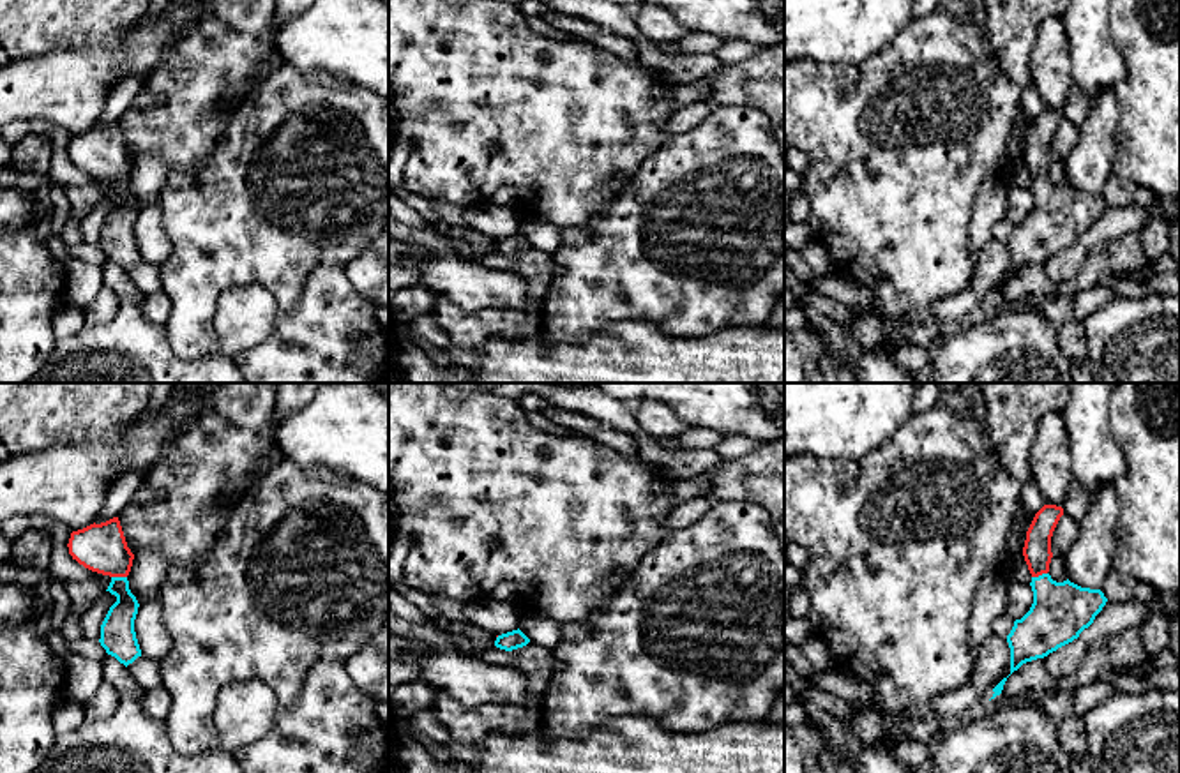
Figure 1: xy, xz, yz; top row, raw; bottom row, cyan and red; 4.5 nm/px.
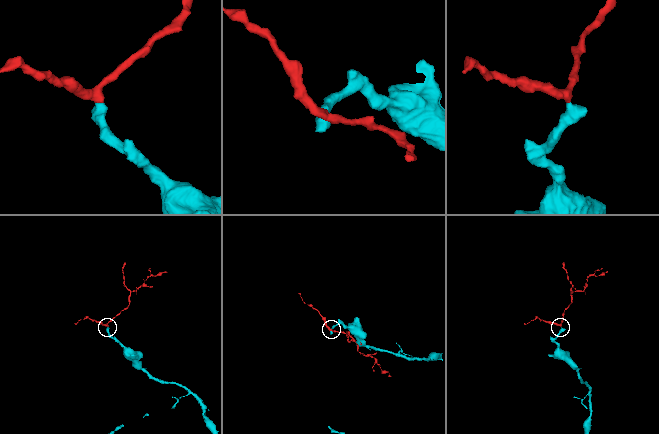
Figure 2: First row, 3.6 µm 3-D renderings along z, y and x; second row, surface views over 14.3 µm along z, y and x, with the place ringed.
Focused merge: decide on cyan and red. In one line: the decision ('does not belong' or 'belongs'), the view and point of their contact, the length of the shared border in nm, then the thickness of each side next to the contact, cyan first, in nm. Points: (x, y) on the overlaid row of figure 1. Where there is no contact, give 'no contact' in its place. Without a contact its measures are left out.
belongs | xy (119, 577) | 70 nm | 160/220 nm

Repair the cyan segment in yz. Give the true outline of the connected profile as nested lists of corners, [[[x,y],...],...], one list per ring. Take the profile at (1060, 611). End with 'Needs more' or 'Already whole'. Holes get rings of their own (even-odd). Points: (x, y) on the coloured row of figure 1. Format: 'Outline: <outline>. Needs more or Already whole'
Outline: [[[1044,505],[1026,531],[1023,556],[1032,574],[1033,604],[1007,635],[1010,674],[1078,639],[1108,602],[1101,589],[1081,588],[1069,579],[1056,582],[1048,574],[1051,537],[1062,515],[1062,507]]]. Needs more

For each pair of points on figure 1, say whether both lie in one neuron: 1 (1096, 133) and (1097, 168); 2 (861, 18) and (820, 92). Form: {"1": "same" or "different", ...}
{"1": "same", "2": "different"}

